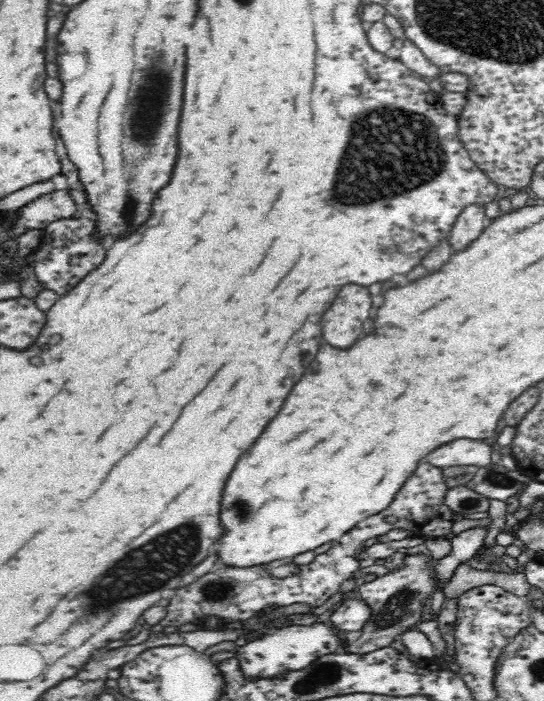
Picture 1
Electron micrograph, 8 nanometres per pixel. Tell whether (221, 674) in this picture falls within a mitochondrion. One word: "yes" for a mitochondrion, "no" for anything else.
no

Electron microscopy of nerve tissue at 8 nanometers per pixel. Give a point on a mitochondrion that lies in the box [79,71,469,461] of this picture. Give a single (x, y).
(364, 175)

